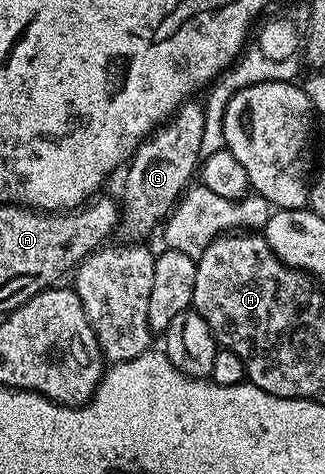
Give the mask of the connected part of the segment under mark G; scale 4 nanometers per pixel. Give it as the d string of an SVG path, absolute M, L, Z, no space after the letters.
M186 102L178 108L176 114L171 117L169 120L166 120L148 140L145 140L144 143L137 148L137 151L134 153L131 163L128 165L129 173L125 176L125 193L122 196L119 196L119 207L121 209L121 218L119 221L119 236L122 236L120 239L125 242L145 242L148 241L148 236L152 234L153 231L158 228L159 225L173 212L174 208L178 205L178 201L181 200L182 196L185 195L187 189L190 187L191 181L189 179L194 179L195 173L198 171L199 165L202 163L203 157L201 155L200 146L203 141L203 126L204 126L204 114L205 109L200 103L193 104L197 102Z

